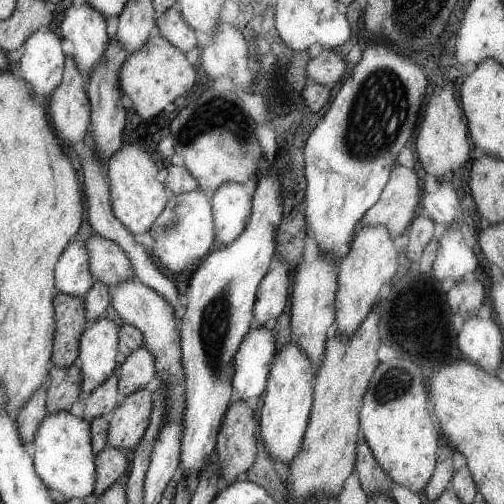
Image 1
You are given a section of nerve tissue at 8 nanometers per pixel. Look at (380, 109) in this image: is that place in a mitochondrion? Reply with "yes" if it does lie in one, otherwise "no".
yes

